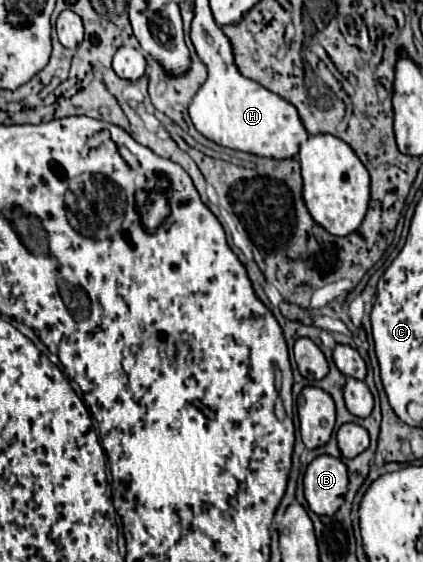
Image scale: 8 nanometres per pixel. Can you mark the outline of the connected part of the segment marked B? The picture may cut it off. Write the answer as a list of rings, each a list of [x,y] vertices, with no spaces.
[[[317,456],[305,470],[303,488],[309,510],[319,516],[333,516],[347,492],[347,468],[339,458]]]

